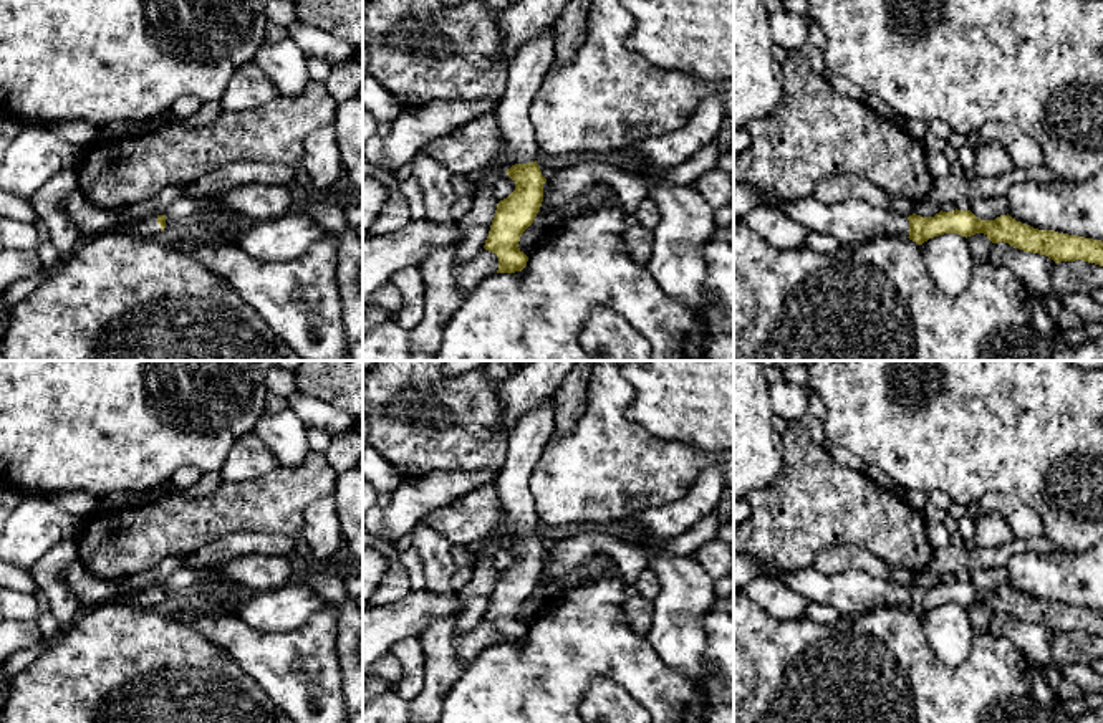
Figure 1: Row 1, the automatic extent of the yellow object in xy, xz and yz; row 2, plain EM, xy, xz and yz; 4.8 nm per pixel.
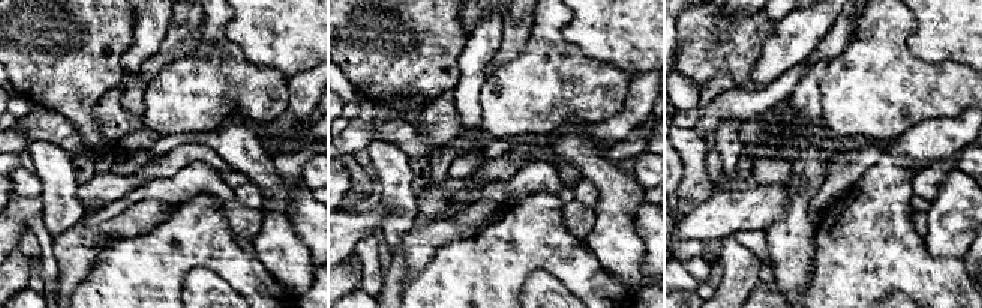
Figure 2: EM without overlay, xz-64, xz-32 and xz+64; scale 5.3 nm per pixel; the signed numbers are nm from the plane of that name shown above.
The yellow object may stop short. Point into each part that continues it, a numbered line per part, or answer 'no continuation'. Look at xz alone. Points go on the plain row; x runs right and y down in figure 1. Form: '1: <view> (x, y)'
1: xz (525, 444)

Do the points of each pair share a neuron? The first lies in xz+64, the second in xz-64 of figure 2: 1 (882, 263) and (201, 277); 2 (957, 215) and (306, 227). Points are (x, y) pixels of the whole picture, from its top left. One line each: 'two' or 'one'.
1: two
2: two

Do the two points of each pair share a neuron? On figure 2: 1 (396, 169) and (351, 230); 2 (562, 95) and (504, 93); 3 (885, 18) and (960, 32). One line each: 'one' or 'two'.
1: two
2: one
3: two

